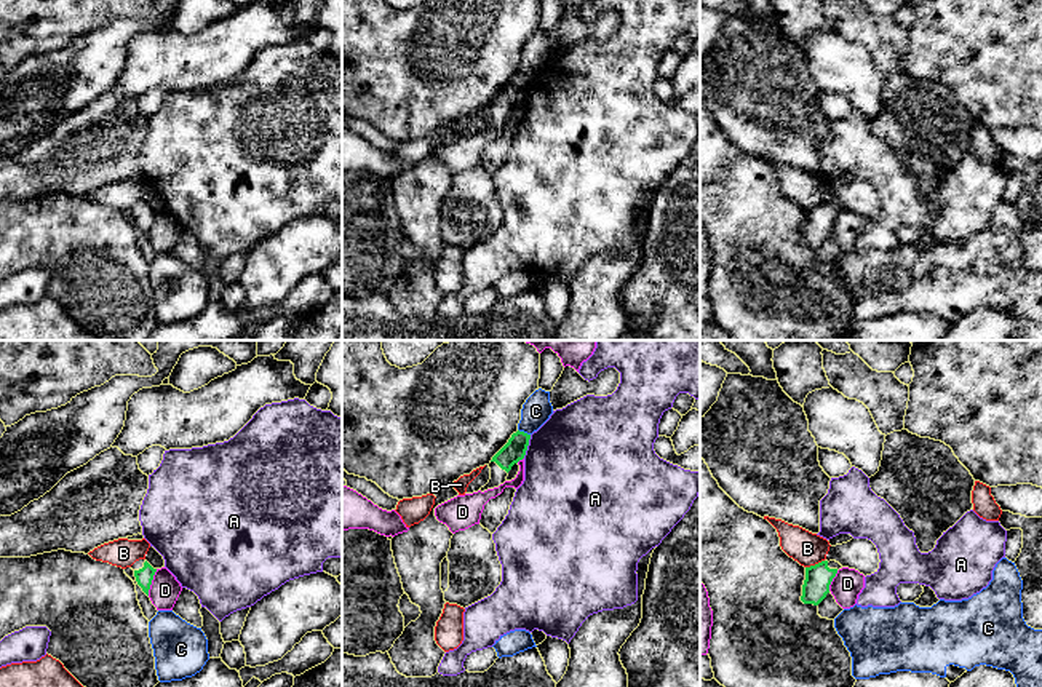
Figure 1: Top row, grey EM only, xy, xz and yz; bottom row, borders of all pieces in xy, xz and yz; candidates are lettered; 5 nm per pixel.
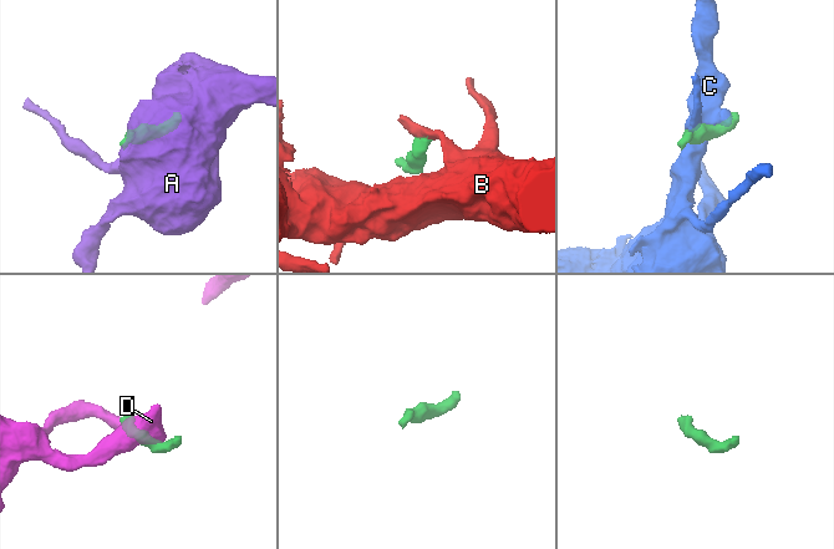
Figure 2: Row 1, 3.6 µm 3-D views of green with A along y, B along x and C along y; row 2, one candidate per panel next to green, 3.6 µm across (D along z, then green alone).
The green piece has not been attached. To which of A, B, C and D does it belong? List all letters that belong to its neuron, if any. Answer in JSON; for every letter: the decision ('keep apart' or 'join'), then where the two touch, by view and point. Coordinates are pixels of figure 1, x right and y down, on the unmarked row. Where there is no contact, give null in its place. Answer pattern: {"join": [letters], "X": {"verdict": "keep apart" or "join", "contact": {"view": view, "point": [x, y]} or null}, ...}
{"join": [], "A": {"verdict": "keep apart", "contact": {"view": "xz", "point": [528, 87]}}, "B": {"verdict": "keep apart", "contact": {"view": "yz", "point": [815, 206]}}, "C": {"verdict": "keep apart", "contact": {"view": "xz", "point": [523, 74]}}, "D": {"verdict": "keep apart", "contact": {"view": "xy", "point": [151, 224]}}}

